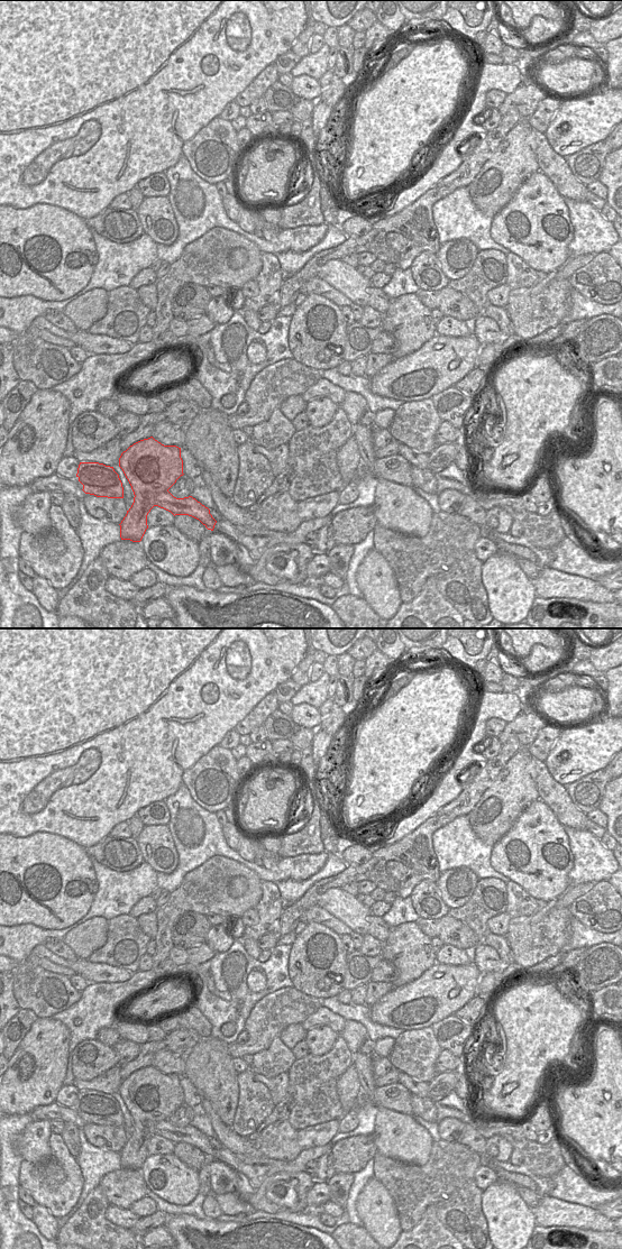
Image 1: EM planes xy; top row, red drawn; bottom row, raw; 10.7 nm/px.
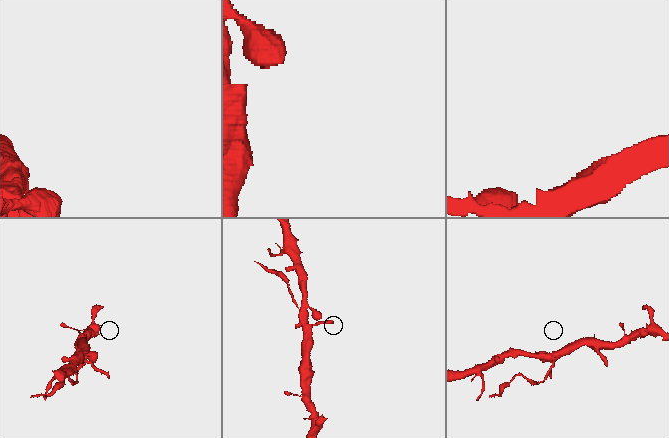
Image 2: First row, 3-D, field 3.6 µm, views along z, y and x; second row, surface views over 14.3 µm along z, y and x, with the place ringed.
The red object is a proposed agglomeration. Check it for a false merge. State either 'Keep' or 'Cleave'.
Cleave

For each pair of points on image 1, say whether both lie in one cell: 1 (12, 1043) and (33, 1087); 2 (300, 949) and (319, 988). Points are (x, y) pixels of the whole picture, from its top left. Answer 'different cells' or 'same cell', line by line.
1: different cells
2: same cell

